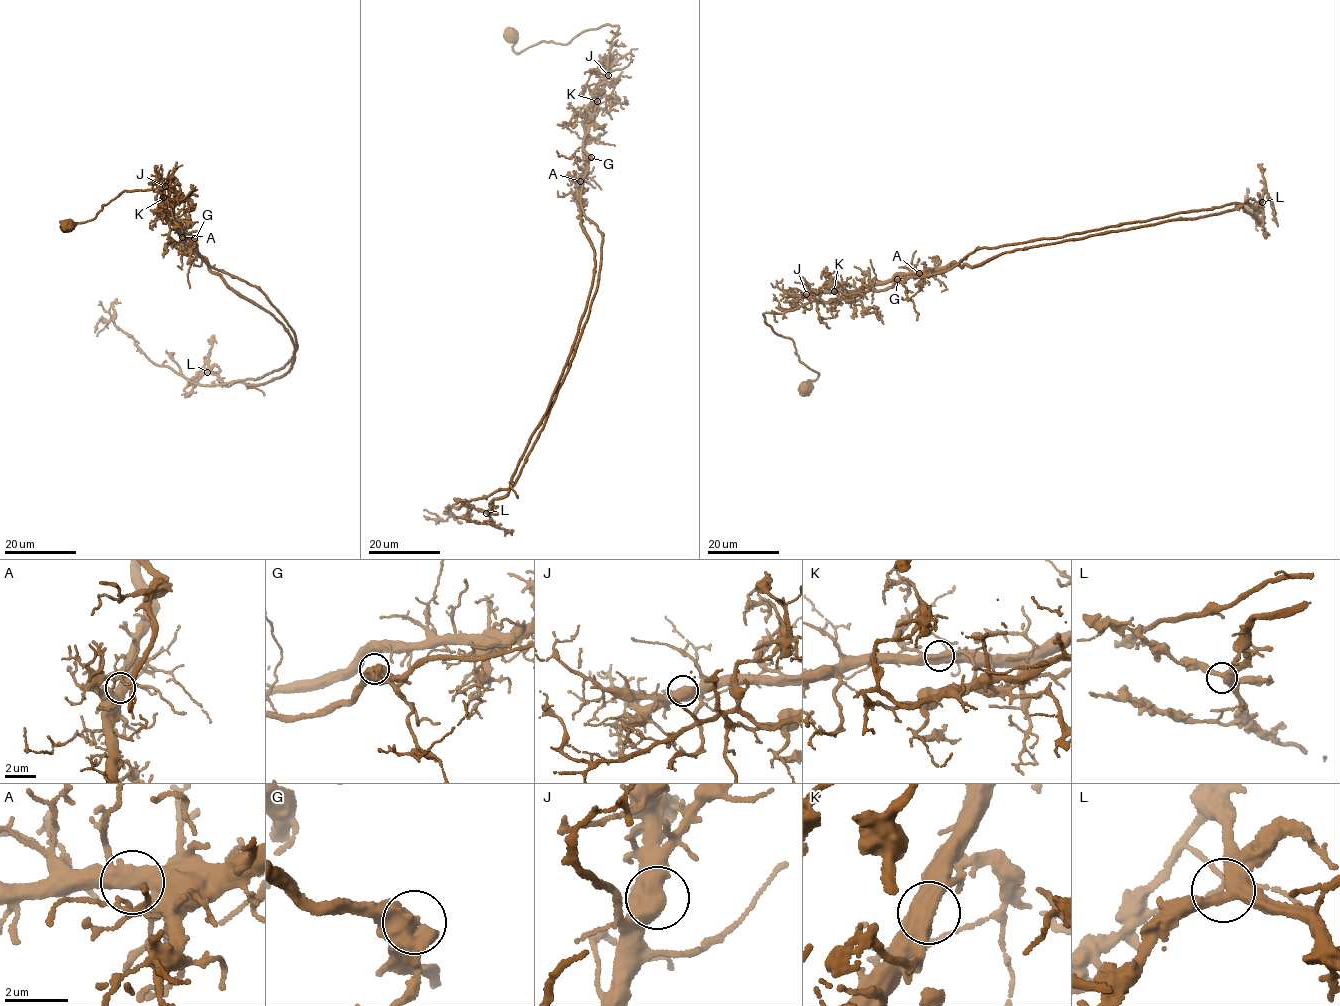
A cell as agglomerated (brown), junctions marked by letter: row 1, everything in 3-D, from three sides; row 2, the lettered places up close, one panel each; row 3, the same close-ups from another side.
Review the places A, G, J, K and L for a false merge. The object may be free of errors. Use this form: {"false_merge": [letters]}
{"false_merge": ["K"]}

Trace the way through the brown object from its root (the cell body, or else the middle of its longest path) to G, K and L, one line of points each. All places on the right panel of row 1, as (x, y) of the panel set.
G: (806, 387), (818, 374), (799, 360), (791, 339), (775, 333), (763, 313), (883, 289), (897, 279)
K: (806, 387), (818, 374), (799, 360), (791, 339), (775, 333), (763, 315), (842, 297), (842, 292), (834, 291)
L: (806, 387), (818, 374), (763, 313), (860, 296), (904, 273), (1262, 202)

